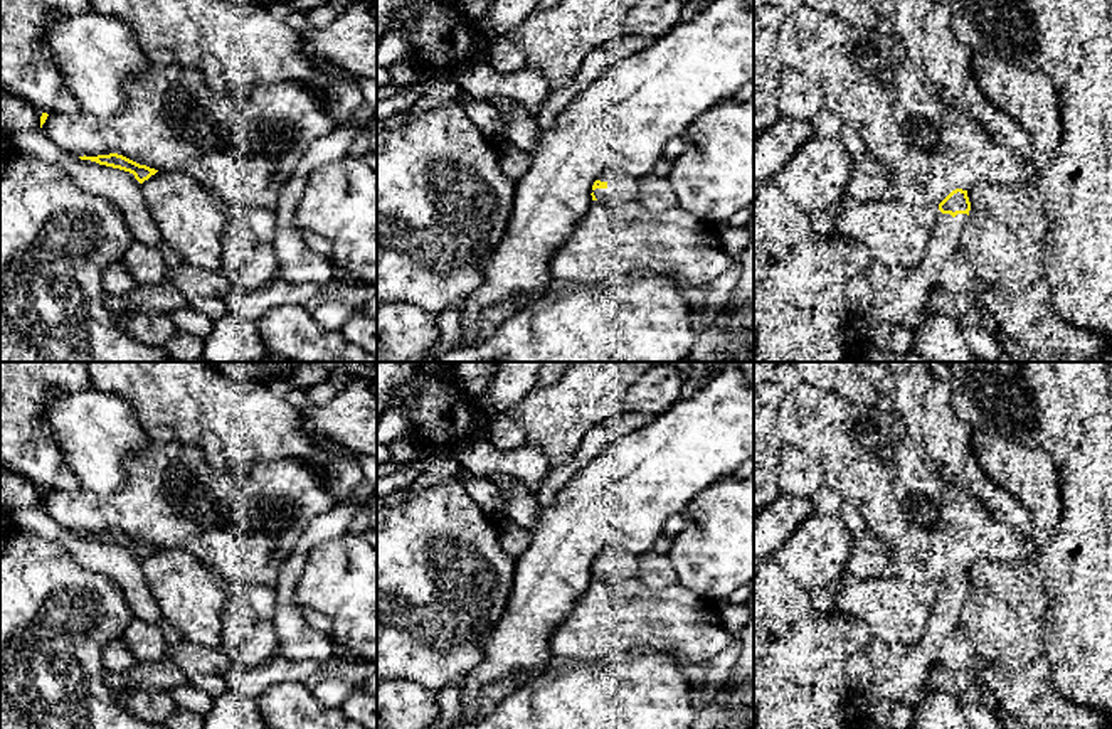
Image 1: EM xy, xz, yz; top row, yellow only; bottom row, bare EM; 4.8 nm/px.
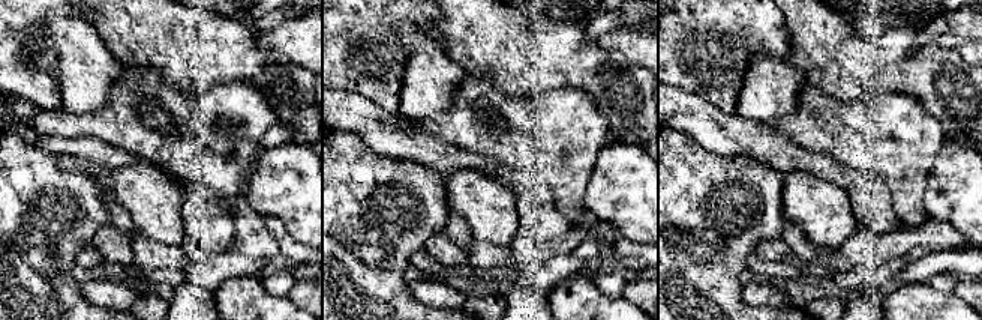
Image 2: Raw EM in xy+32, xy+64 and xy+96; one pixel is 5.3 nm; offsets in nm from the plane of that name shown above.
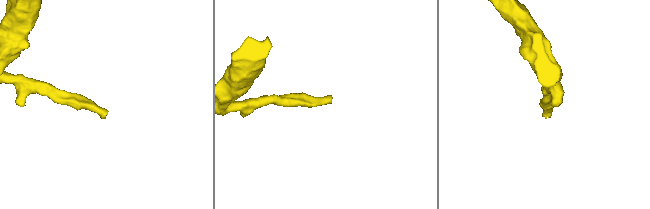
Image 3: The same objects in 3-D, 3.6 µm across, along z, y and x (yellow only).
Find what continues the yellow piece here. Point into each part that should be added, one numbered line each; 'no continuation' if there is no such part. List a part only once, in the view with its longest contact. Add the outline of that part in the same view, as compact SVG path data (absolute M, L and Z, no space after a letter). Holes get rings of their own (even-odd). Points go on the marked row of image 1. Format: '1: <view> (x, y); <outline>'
1: xz (621, 186); M606 168L597 180L606 182L606 189L592 190L597 200L638 200L638 178L622 168Z

